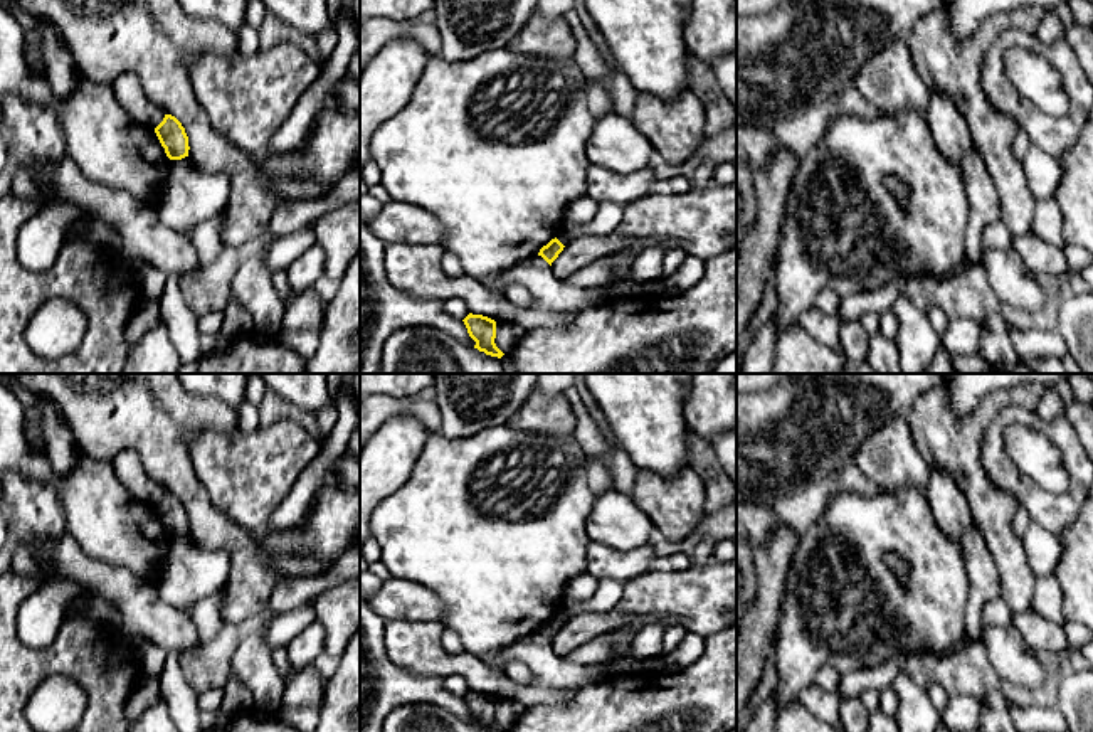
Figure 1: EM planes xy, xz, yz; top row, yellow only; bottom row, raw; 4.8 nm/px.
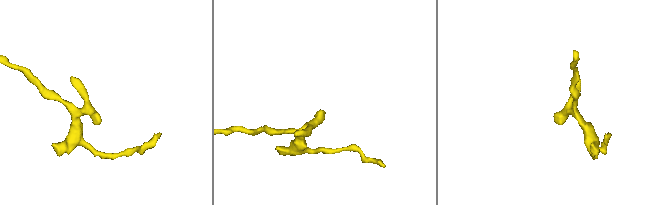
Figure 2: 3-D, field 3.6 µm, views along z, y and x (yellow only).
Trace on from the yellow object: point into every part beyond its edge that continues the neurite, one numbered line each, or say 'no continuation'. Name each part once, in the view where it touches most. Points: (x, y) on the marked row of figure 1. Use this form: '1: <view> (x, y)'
no continuation

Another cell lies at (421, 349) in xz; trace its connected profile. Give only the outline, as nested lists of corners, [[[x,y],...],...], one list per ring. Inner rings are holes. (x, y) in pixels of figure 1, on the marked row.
[[[404,326],[382,350],[380,374],[504,374],[501,358],[486,355],[436,326]]]

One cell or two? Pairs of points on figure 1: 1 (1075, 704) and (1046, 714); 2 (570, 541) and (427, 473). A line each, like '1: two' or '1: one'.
1: two
2: one

